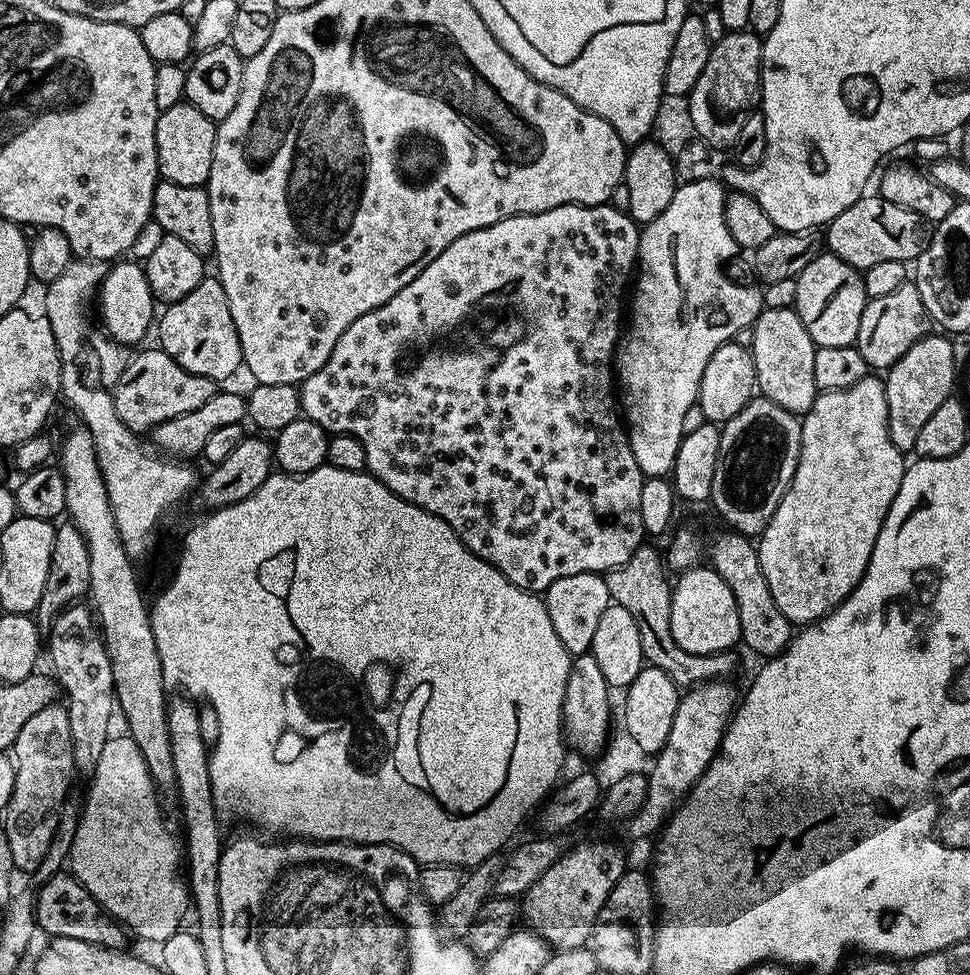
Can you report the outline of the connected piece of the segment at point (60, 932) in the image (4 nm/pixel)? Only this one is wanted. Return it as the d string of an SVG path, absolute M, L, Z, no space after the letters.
M64 870L57 872L35 889L34 899L37 929L48 938L78 938L78 942L90 942L103 948L125 947L125 929L80 885L75 875Z

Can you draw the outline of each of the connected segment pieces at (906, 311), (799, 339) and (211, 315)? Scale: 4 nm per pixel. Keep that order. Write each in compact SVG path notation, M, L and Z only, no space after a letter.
M909 282L898 286L891 294L883 298L874 298L864 305L862 310L862 322L858 322L858 334L856 335L855 348L866 358L869 369L887 370L914 346L923 336L929 335L930 317L926 306L922 302L920 293L921 285Z
M795 307L765 308L751 328L754 342L750 351L759 395L782 406L782 410L787 412L808 412L818 395L814 382L814 354L817 347L806 326L802 326L802 318L796 313Z
M212 274L205 275L204 279L198 282L198 286L194 286L194 290L186 294L186 298L173 300L165 308L168 309L158 316L158 328L160 324L158 344L166 354L170 354L170 358L174 358L174 362L178 362L178 366L182 366L182 370L190 374L202 374L202 378L210 378L217 382L228 380L236 371L241 371L244 363L242 346L238 342L234 318L230 318L230 302L226 302L226 290L222 290L219 278Z

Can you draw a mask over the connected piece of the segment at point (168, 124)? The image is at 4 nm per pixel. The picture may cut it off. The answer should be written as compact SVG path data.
M181 102L160 113L156 123L156 149L158 166L163 179L178 186L204 188L210 178L210 162L214 162L216 124L202 110L194 105Z

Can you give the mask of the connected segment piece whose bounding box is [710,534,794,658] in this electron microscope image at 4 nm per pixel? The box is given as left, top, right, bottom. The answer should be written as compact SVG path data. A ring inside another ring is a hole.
M739 534L720 536L710 544L710 564L716 573L730 586L734 594L734 602L738 606L738 622L743 647L757 652L760 658L771 658L783 652L794 635L794 626L778 610L778 602L774 602L774 594L770 594L770 586L766 586L766 578L762 574L760 552L751 539ZM712 556L712 560L711 560Z

